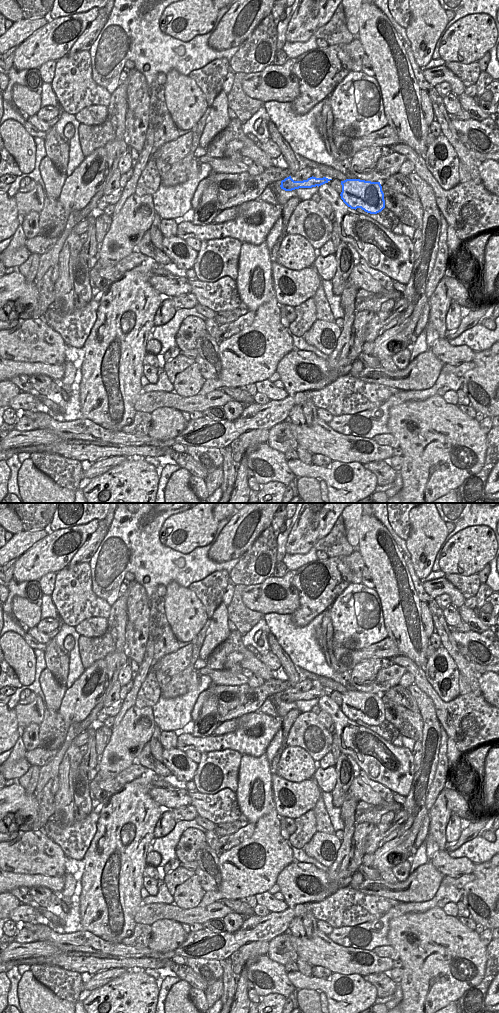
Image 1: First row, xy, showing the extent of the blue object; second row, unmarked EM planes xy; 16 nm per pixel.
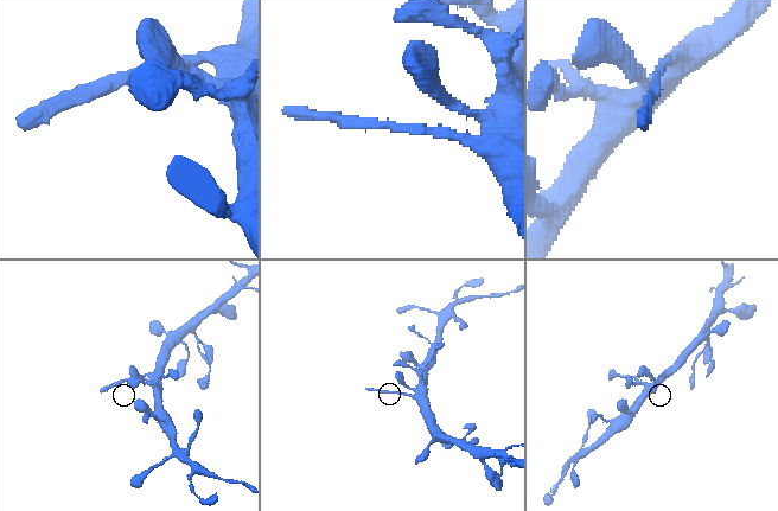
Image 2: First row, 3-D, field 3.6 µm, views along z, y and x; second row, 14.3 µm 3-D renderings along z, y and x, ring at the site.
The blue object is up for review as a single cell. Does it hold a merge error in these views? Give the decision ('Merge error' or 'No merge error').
Merge error.

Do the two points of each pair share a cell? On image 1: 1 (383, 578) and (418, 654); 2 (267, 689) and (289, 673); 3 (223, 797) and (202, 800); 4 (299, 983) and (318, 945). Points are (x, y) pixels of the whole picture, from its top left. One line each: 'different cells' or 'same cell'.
1: same cell
2: different cells
3: same cell
4: different cells

